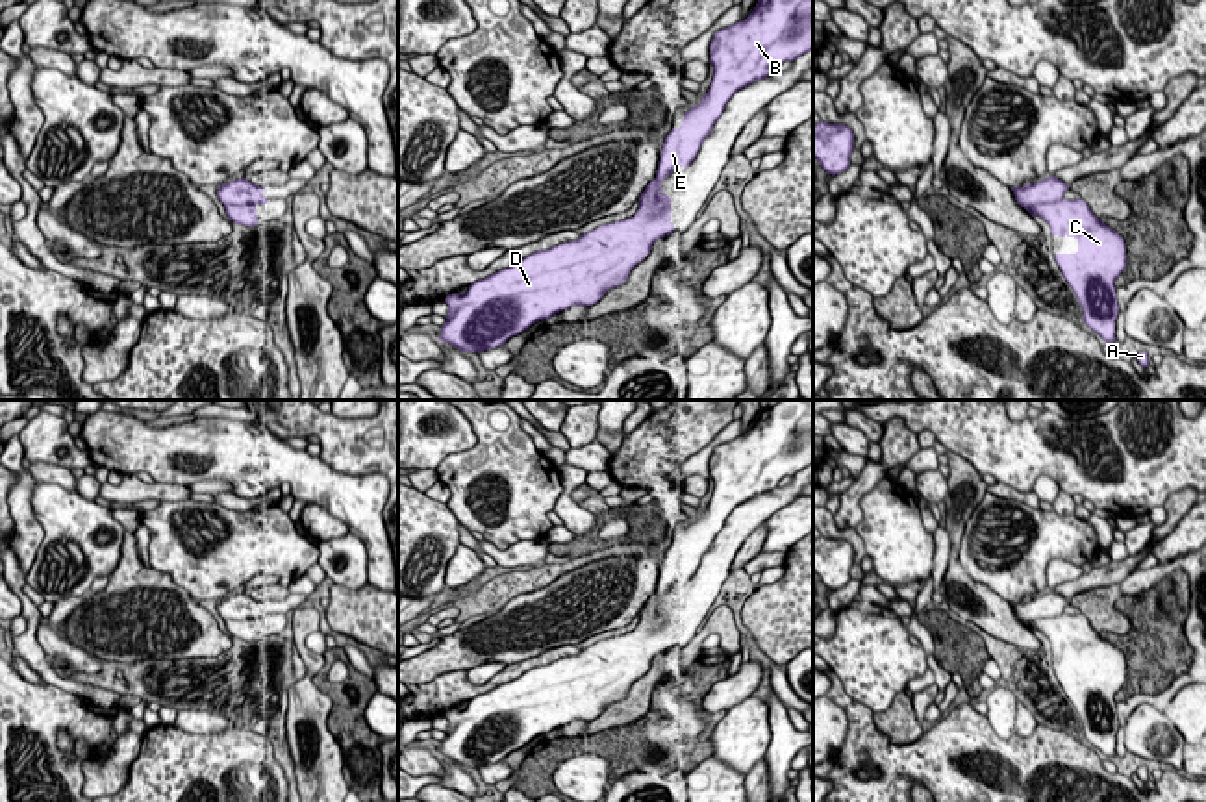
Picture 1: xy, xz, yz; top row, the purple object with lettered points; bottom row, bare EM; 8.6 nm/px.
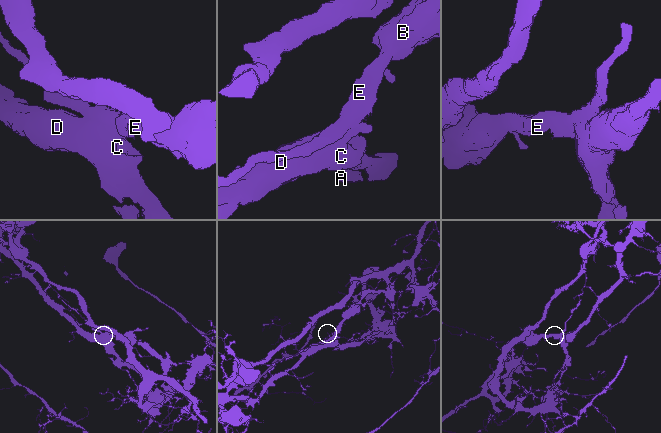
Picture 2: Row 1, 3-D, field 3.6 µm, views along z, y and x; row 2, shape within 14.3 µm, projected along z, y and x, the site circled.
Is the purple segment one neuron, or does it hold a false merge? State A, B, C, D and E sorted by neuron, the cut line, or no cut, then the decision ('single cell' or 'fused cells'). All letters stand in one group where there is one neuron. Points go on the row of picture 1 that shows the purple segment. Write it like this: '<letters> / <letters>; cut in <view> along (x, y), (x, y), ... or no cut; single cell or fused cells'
A B E / C D; cut in yz along (1062, 197), (1027, 210); fused cells

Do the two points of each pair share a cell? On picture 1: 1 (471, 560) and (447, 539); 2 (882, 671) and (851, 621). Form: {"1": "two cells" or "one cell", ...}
{"1": "two cells", "2": "one cell"}

